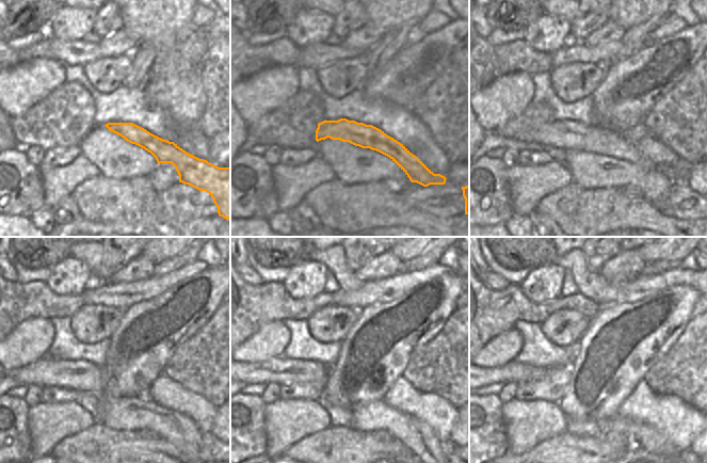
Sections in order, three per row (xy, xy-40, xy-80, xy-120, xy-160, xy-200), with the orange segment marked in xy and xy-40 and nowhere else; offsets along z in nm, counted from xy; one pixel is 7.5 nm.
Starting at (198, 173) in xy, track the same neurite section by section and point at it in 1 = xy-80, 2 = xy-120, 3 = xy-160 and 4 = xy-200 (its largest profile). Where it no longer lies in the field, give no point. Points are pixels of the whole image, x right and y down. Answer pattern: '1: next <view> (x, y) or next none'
1: next xy-80 (565, 134)
2: next xy-120 (79, 374)
3: next xy-160 (288, 371)
4: next xy-200 (521, 371)

